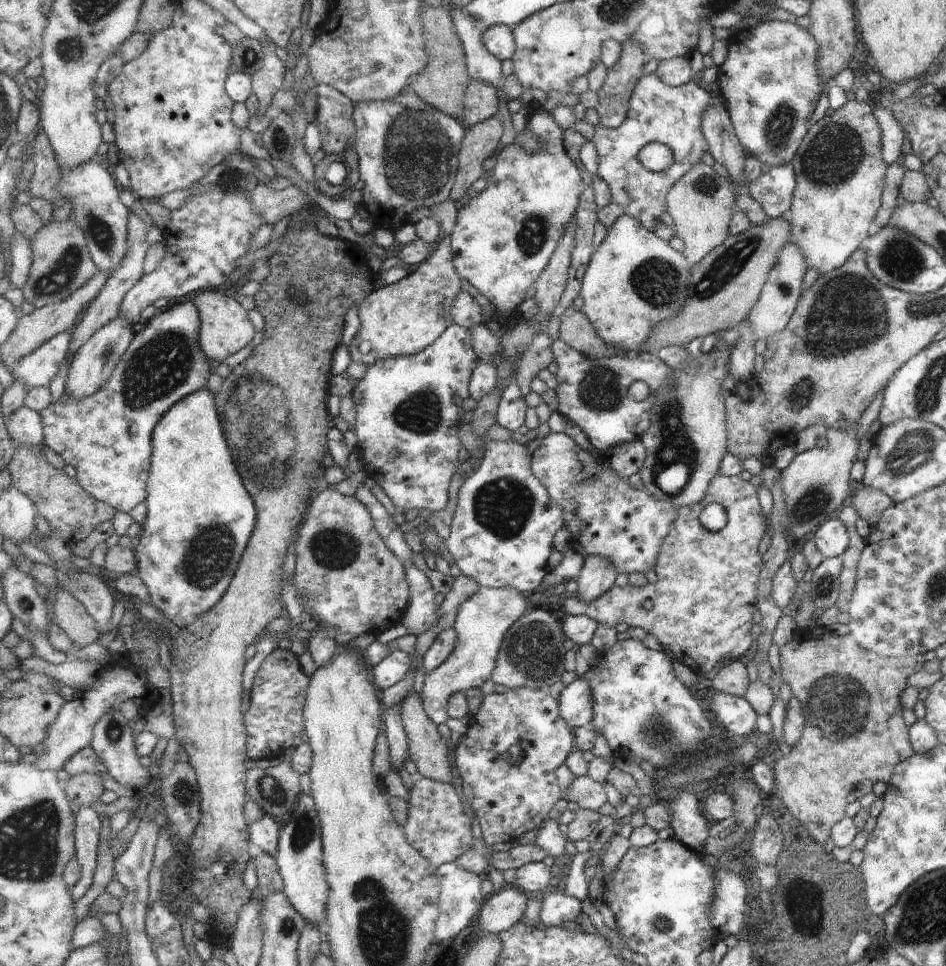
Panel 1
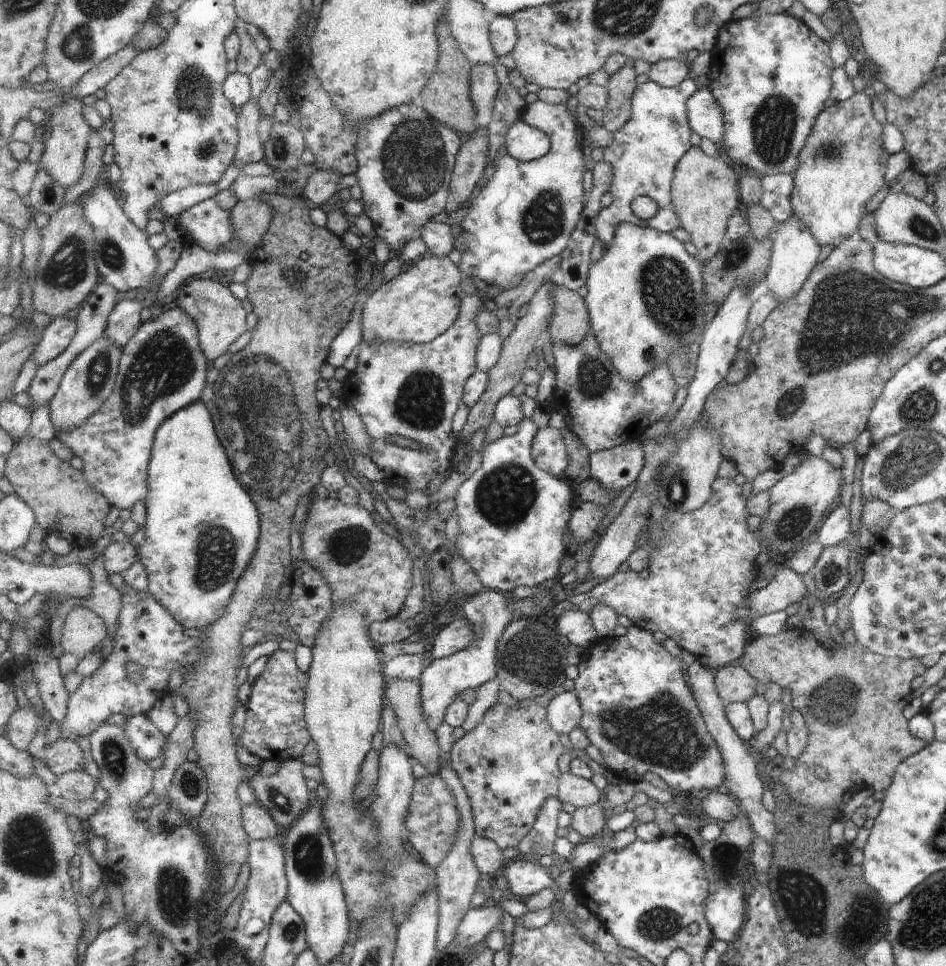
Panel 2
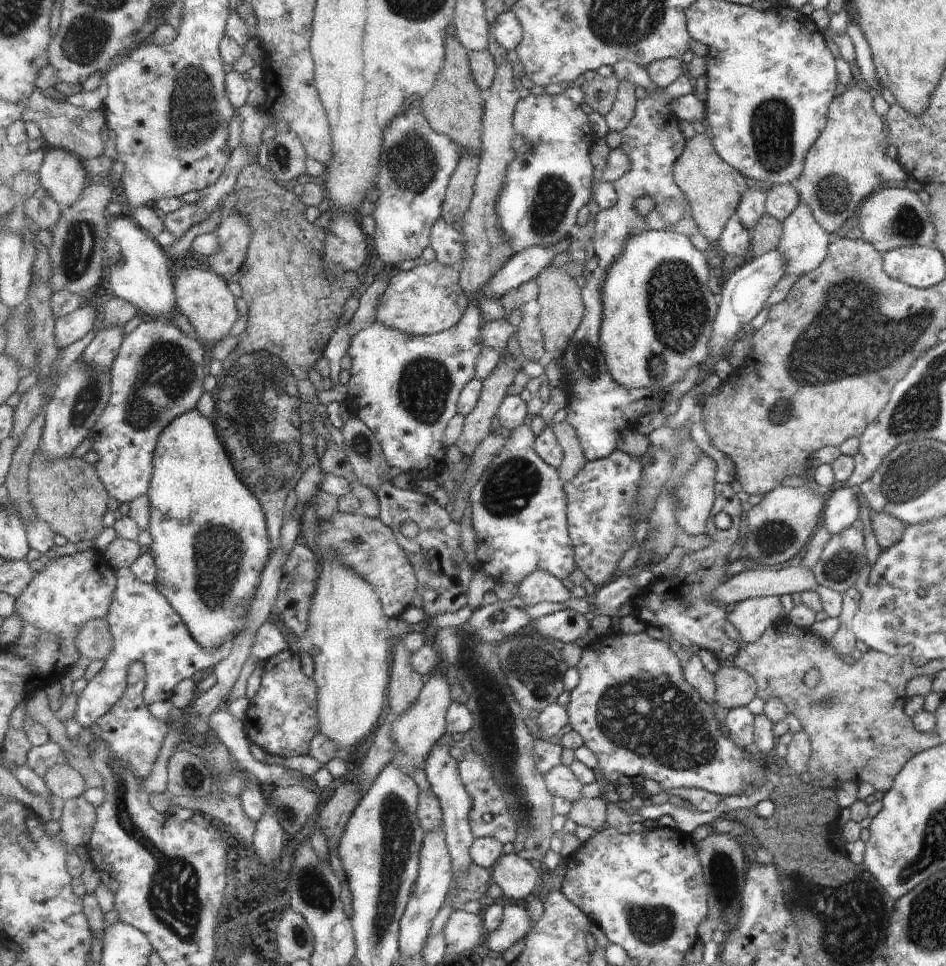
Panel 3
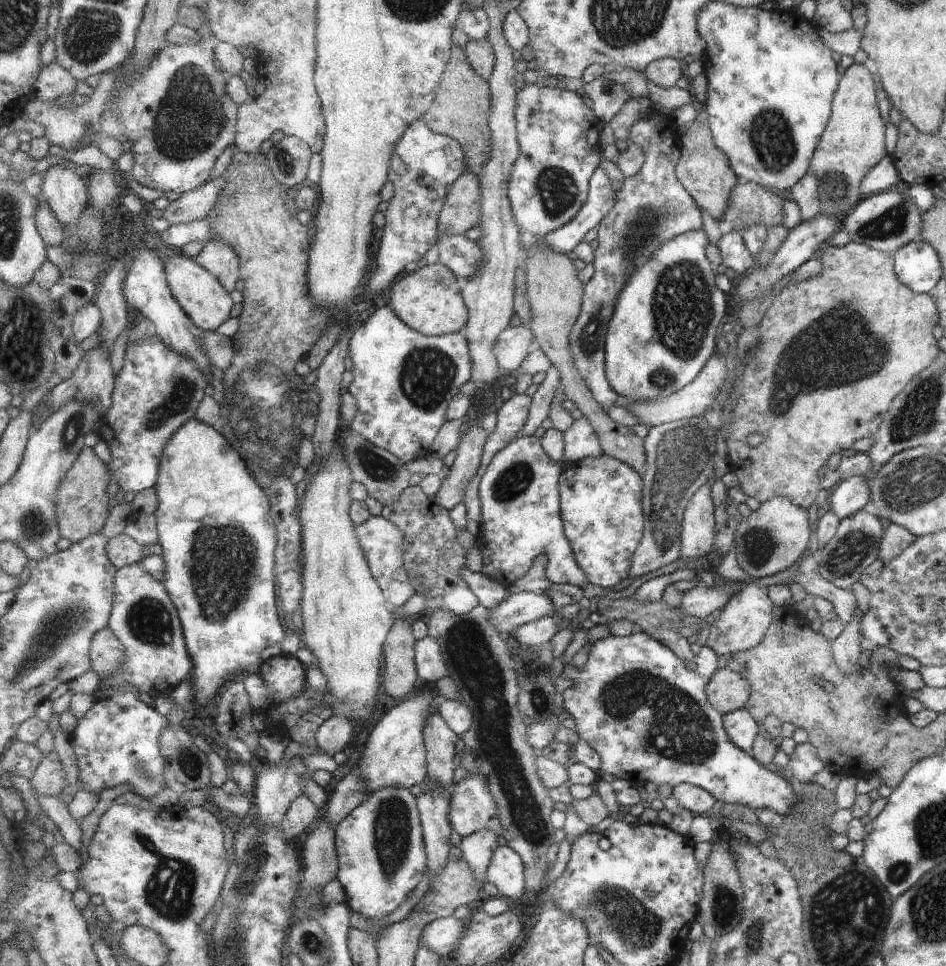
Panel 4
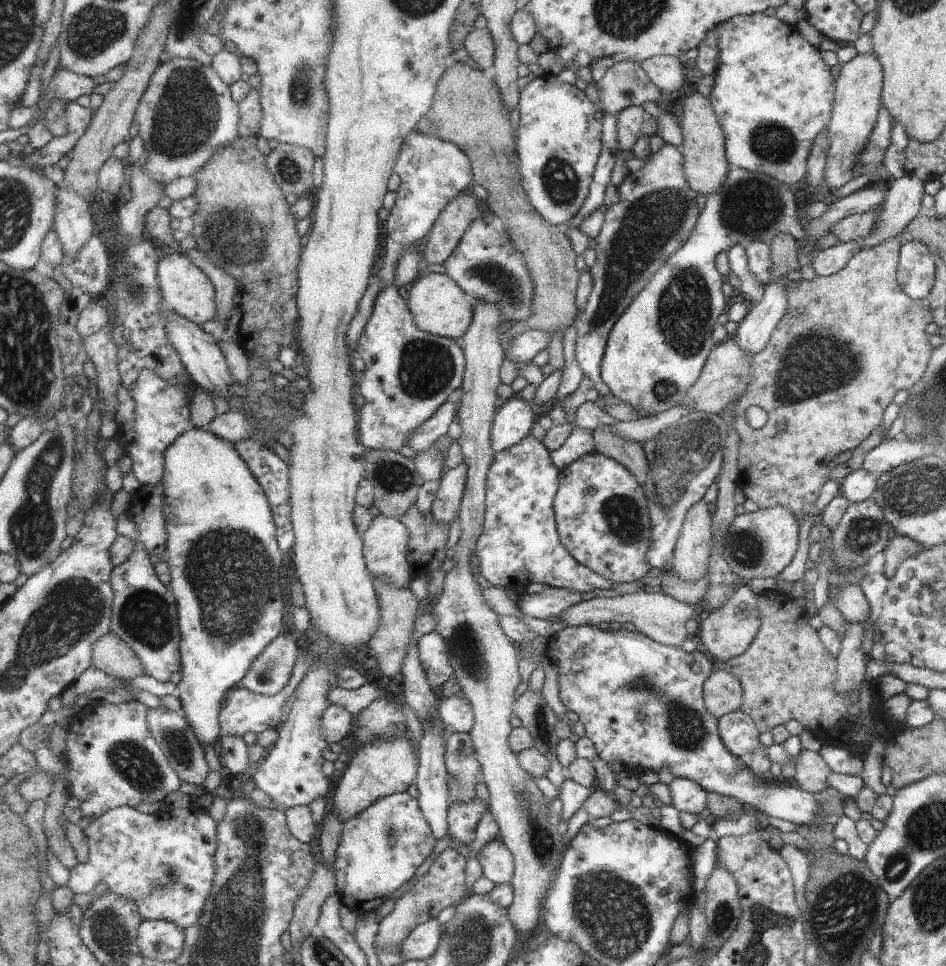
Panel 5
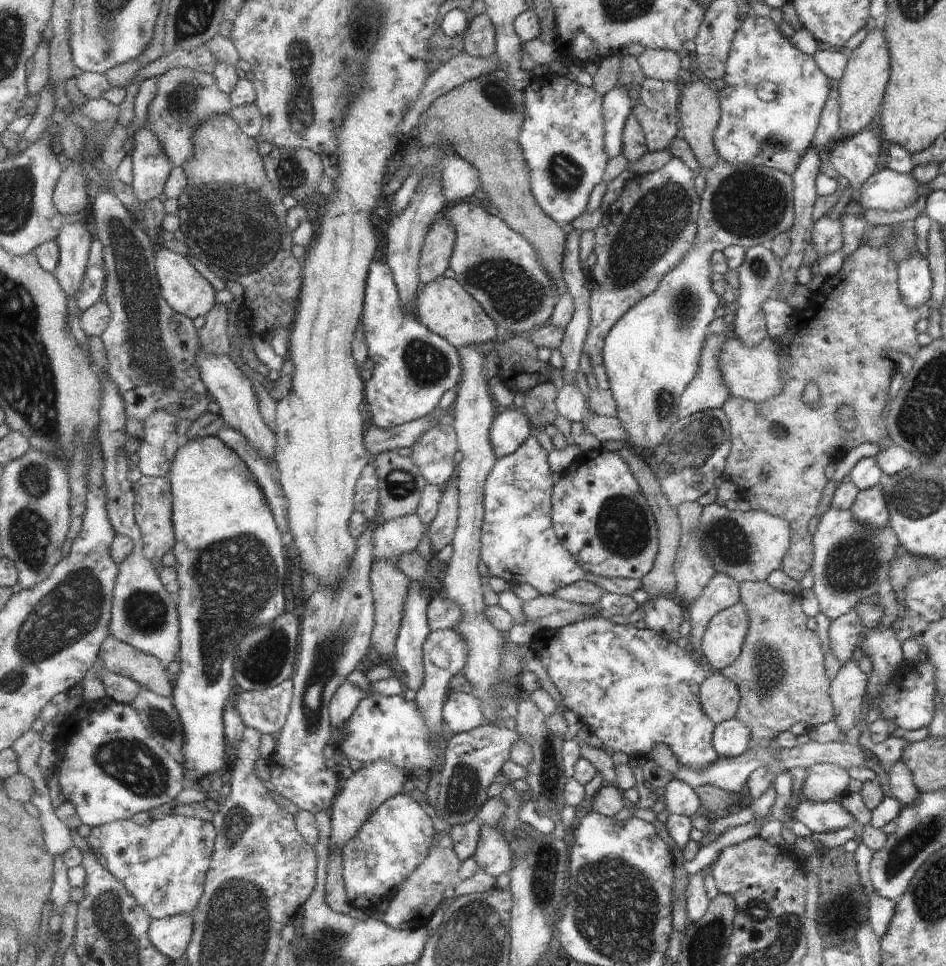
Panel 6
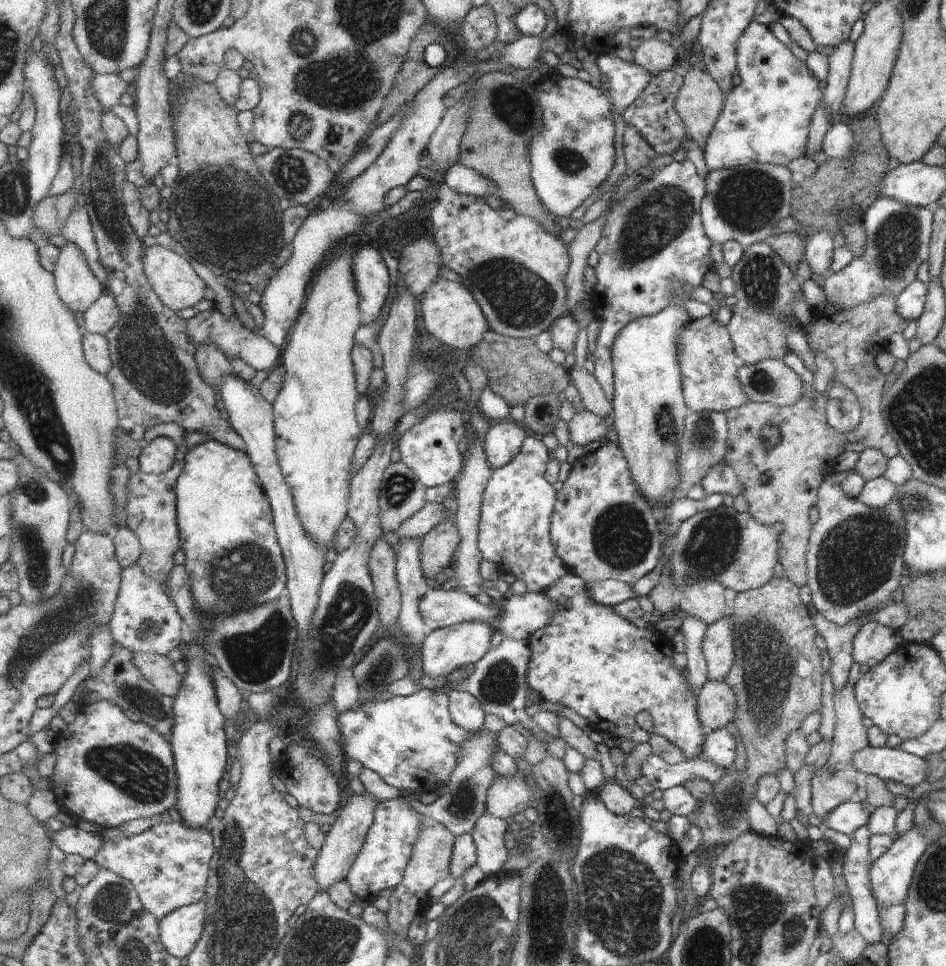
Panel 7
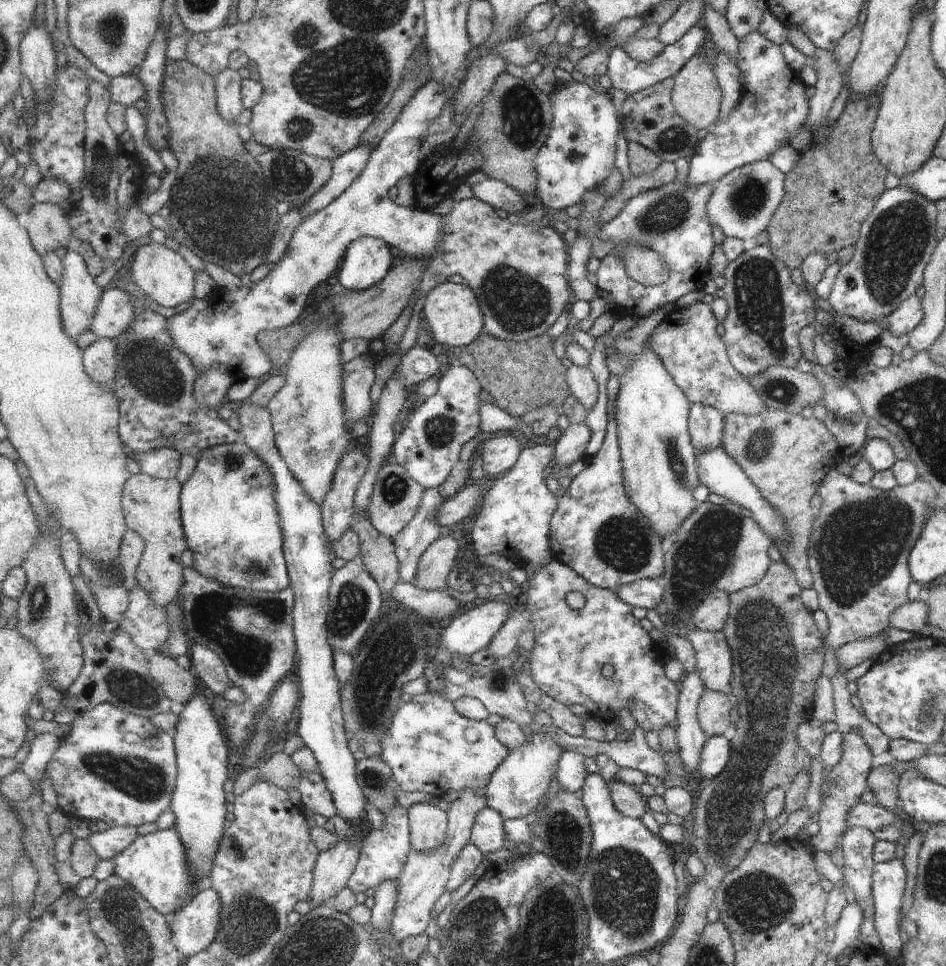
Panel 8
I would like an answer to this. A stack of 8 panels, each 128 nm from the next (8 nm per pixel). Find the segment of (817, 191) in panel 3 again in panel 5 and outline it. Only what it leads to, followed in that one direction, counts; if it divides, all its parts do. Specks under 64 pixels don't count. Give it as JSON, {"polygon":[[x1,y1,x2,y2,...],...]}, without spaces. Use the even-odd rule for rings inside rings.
{"polygon":[[873,52,856,54,849,62,840,63,839,68,834,71,834,77,834,97,827,123,829,138,823,169,823,187,826,191,837,190,849,180,853,180,855,160,865,148,865,142,876,123,883,83,880,64,875,60]]}

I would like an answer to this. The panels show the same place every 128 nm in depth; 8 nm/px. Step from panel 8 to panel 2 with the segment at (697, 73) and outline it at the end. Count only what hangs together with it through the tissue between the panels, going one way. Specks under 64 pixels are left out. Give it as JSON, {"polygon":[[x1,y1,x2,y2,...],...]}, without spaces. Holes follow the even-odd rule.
{"polygon":[[698,146,691,147,689,153,679,162,673,181,673,206,679,214,681,226,690,235,697,250,694,258,709,261,723,248,726,238,726,222,737,208,737,176,725,166,719,156,711,160]]}

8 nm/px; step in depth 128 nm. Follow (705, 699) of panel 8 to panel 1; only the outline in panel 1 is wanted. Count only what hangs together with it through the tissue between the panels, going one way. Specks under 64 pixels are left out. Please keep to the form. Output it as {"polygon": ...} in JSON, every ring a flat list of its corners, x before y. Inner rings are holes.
{"polygon":[[743,659,727,661,727,664,719,667,719,670,714,672,710,679,710,691,729,694,729,696,742,697,750,686]]}

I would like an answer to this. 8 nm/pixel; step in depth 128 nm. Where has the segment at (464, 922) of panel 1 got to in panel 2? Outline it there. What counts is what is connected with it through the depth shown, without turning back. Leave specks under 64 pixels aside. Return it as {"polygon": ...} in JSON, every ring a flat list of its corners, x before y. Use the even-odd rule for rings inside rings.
{"polygon":[[445,759,441,760,441,770,437,772,437,776,445,781,445,784,449,786,451,794,455,796,455,806,459,810,459,818,461,822,457,824,459,830,455,834,455,844,451,848,451,852,447,854,445,860,439,864,436,868,437,871,437,886,439,886,439,924,438,924,438,948,447,948,449,944,453,943,457,938,457,928,459,924,463,922,463,918,467,916,467,912,471,910,471,898,473,894,477,892,477,882,481,876,481,872,473,860,473,854,471,854,471,846,473,846,473,840,477,838,475,816,473,812,473,806,471,806,471,800,467,796,467,790,459,778,459,774,455,772,455,769,451,764,447,765]]}

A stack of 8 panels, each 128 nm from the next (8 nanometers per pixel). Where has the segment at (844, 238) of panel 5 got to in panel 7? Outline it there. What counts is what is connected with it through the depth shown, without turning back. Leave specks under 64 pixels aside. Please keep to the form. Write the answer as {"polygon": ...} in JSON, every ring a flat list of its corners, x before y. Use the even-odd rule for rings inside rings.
{"polygon":[[825,229,808,236,803,259,811,269,811,274,824,276,828,272,834,254,833,240,832,234]]}

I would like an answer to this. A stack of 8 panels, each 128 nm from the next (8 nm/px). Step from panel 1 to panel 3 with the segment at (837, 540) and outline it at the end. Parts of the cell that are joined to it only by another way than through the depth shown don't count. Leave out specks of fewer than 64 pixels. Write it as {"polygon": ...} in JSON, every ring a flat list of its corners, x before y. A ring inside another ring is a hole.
{"polygon":[[836,484,824,500,821,523,829,534,837,534,847,526,855,524,858,516,858,502,850,487]]}

